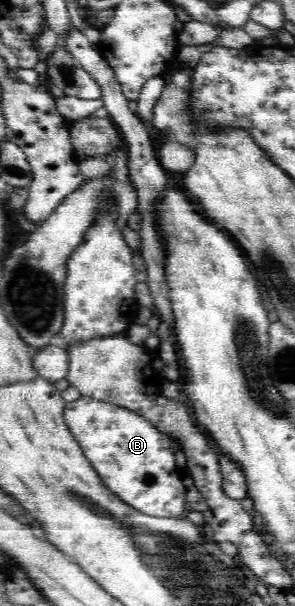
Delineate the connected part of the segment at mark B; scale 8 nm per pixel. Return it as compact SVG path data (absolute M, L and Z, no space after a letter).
M88 396L66 403L63 420L93 468L101 475L101 481L122 501L142 513L185 517L189 511L186 486L182 483L183 472L176 465L170 436L159 432L152 422L132 409Z

